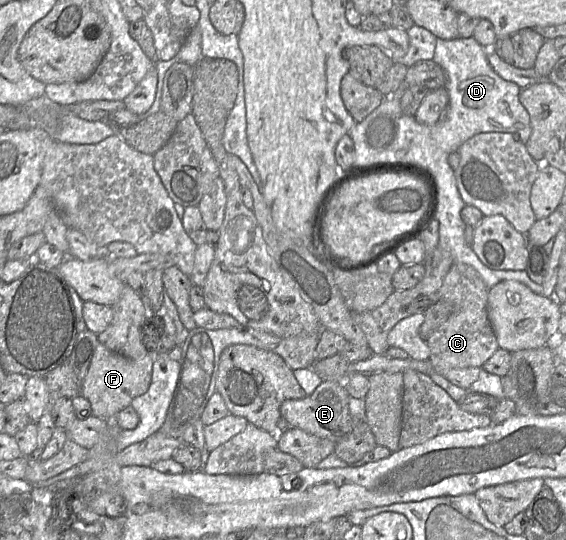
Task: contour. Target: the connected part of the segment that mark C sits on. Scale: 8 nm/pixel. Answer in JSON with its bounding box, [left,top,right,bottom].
[426,262,499,374]

